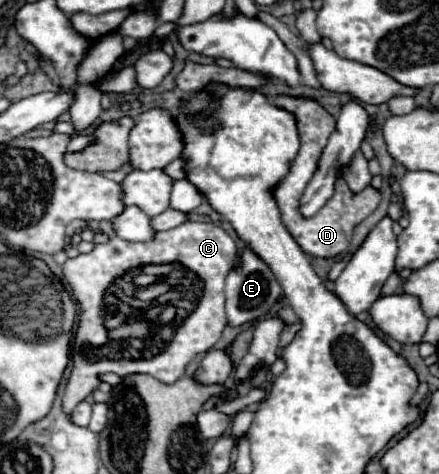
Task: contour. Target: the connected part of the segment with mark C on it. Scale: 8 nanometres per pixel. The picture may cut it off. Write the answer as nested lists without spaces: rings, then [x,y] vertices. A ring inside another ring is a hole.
[[[185,222],[173,230],[155,234],[149,242],[127,242],[119,236],[111,234],[109,242],[95,246],[89,254],[79,254],[73,260],[67,260],[63,264],[63,276],[65,282],[71,288],[71,294],[75,302],[79,302],[79,328],[73,340],[73,368],[65,386],[63,394],[63,410],[71,414],[71,410],[85,400],[101,382],[101,372],[113,372],[119,376],[129,376],[135,372],[151,374],[153,378],[173,384],[185,374],[187,364],[197,358],[199,354],[205,354],[211,350],[217,340],[221,338],[221,332],[227,324],[225,318],[225,278],[233,270],[233,260],[237,256],[237,246],[233,238],[219,226],[209,222]],[[179,262],[181,266],[189,268],[199,276],[199,288],[187,290],[187,298],[193,304],[193,310],[183,320],[183,324],[175,330],[173,338],[165,342],[165,348],[159,348],[151,344],[151,338],[137,336],[137,332],[117,332],[105,328],[105,314],[103,314],[103,296],[105,290],[111,286],[111,282],[119,276],[123,276],[129,268],[139,268],[145,264],[173,264]]]

